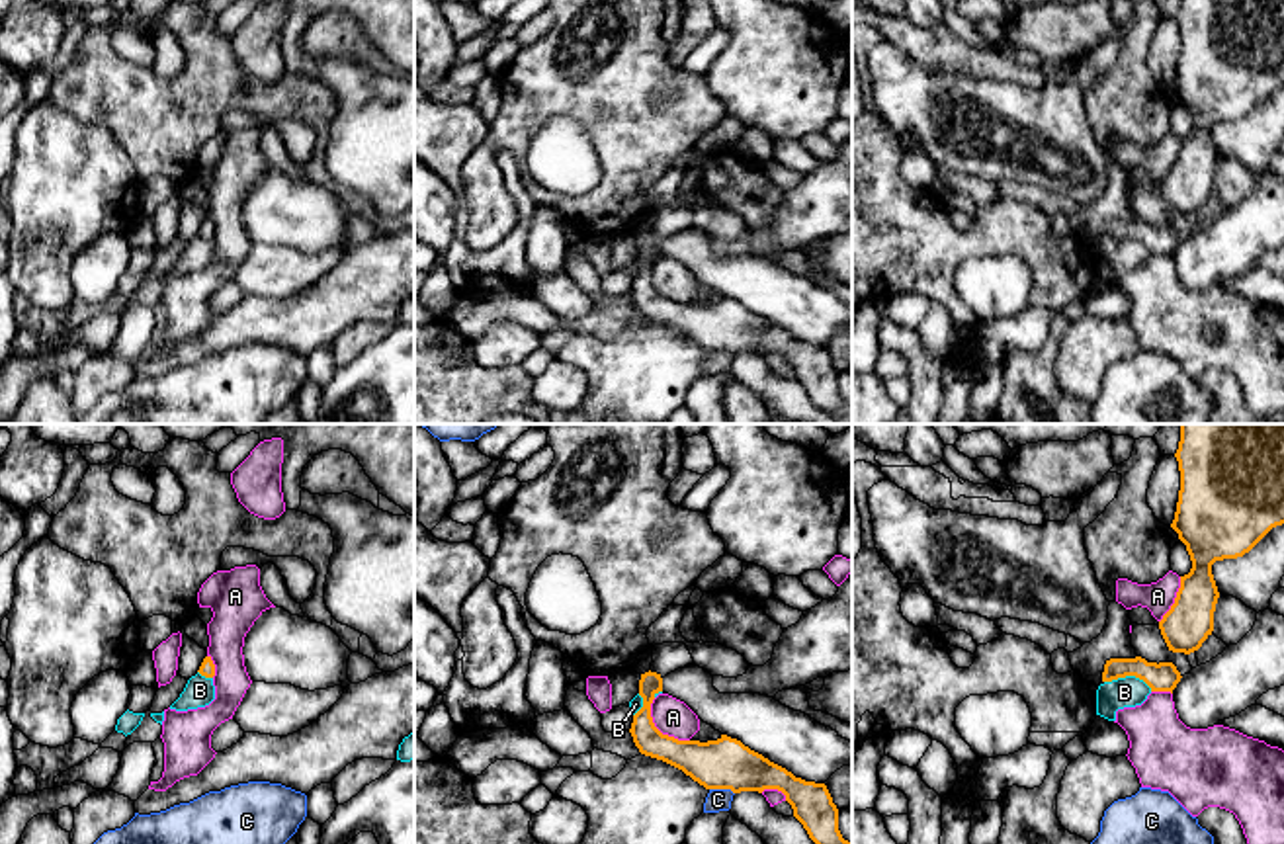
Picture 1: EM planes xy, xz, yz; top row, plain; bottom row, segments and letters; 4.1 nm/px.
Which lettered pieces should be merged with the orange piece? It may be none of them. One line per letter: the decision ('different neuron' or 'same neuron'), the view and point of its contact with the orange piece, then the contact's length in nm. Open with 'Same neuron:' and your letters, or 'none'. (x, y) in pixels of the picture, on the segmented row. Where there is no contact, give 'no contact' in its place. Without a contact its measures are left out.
Same neuron: none
A: different neuron; contact xz (657, 729); length 240 nm
B: different neuron; contact yz (1128, 675); length 200 nm
C: different neuron; contact xz (722, 788); length 110 nm

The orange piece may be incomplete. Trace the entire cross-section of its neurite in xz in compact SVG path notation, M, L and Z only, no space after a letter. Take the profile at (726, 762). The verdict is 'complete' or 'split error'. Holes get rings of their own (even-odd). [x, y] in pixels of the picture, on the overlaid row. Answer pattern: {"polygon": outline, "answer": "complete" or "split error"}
{"polygon": "M684 643L655 645L651 670L641 674L643 707L633 715L631 737L641 754L663 760L706 789L758 791L778 789L815 844L852 844L838 830L838 809L825 783L795 778L786 768L721 735L717 740L678 740L663 735L651 717L651 703L663 692L663 678L694 662Z", "answer": "split error"}

